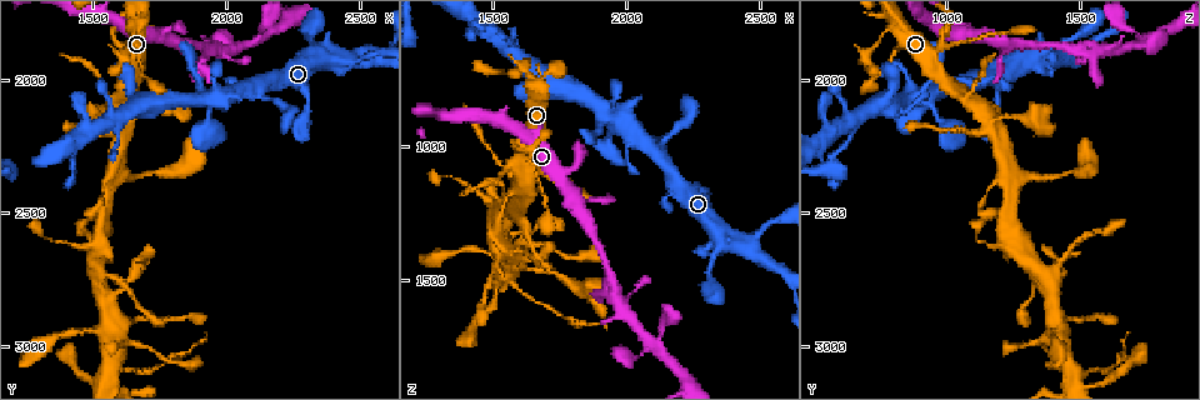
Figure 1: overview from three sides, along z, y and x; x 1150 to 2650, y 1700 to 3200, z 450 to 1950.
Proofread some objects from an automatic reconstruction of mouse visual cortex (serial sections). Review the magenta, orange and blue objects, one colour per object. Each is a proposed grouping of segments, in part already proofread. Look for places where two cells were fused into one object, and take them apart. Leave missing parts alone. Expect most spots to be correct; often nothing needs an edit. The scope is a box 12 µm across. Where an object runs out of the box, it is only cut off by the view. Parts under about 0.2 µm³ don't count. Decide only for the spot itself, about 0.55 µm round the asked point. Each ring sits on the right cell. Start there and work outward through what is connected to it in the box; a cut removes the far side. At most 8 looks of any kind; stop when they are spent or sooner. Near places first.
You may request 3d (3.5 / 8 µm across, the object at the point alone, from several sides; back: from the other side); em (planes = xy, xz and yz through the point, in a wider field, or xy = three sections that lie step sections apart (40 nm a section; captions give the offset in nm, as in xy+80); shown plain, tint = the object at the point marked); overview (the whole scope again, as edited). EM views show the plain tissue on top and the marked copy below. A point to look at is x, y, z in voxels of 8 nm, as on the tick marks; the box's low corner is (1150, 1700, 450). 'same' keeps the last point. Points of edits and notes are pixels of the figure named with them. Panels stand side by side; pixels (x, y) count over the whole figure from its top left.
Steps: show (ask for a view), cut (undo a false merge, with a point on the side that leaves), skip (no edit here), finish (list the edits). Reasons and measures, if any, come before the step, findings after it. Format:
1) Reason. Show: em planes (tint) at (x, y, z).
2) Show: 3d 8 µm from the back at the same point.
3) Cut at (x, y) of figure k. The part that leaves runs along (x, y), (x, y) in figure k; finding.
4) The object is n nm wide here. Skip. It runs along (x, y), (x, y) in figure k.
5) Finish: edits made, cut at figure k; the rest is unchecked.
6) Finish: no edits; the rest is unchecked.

Two arms in line, one across. Show: 3d 8 µm at (1590, 2290, 1210).

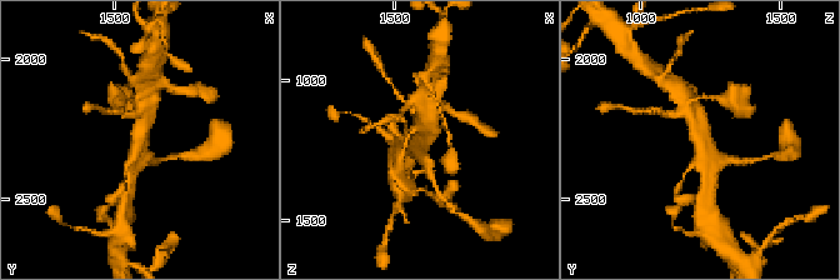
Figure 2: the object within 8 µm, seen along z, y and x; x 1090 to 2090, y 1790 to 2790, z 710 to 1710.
Shape alone is not enough. Show: em xy step 3 (tint) at (1580, 2290, 1210).

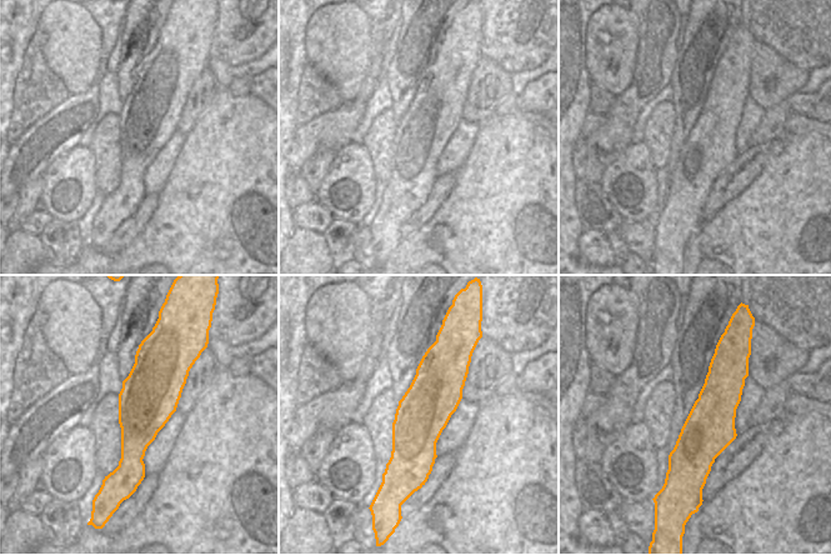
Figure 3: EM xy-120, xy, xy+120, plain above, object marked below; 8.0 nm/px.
Skip. It runs along (720, 355), (720, 396), (691, 479) in figure 3; all the same cell.

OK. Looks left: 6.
Abrupt turn. Show: em planes (tint) at (2350, 1890, 1350).

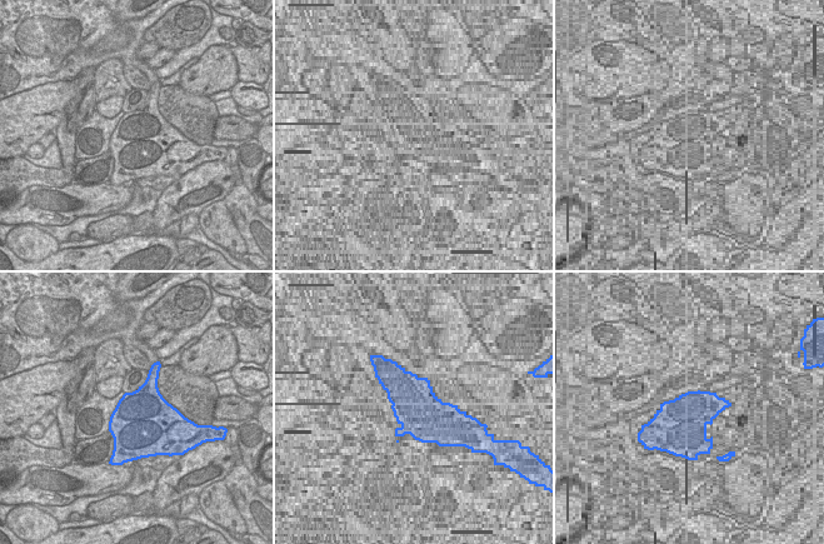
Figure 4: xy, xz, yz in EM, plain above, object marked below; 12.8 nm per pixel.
Show: 3d 3.5 µm at the same point.

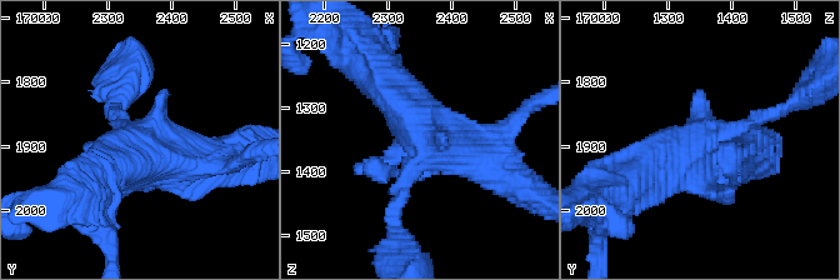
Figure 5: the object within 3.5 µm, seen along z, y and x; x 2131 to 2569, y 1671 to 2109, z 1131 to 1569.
Skip. It runs along (368, 55), (425, 129), (503, 170) in figure 5; one cell here.

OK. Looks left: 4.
Sharp bend. Show: 3d 3.5 µm at (2080, 1860, 1720).

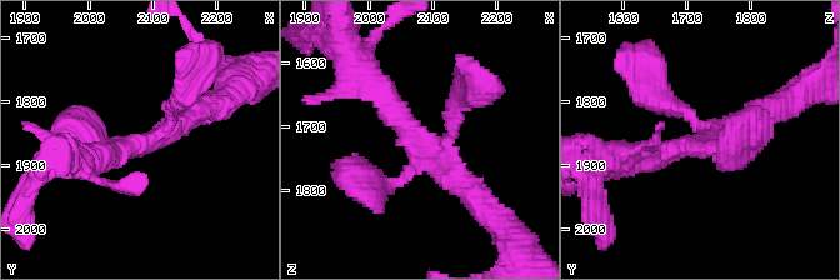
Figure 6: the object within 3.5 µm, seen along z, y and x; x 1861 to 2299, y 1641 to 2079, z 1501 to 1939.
Now the EM. Show: em xy step 2 (tint) at (2085, 1865, 1730).

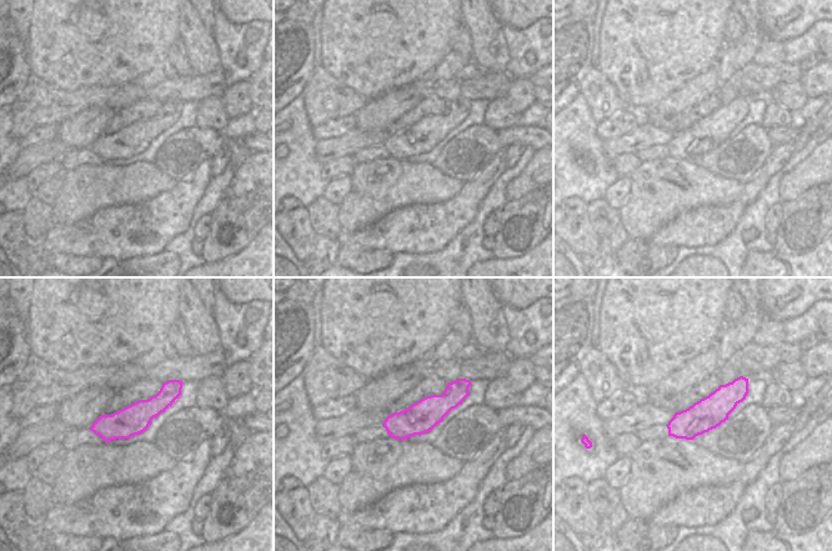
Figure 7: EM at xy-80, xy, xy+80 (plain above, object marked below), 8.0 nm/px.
Skip. It runs along (179, 384), (135, 419), (94, 427) in figure 7; one cell here.

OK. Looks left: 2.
Finish: no edits; the rest is unchecked.

